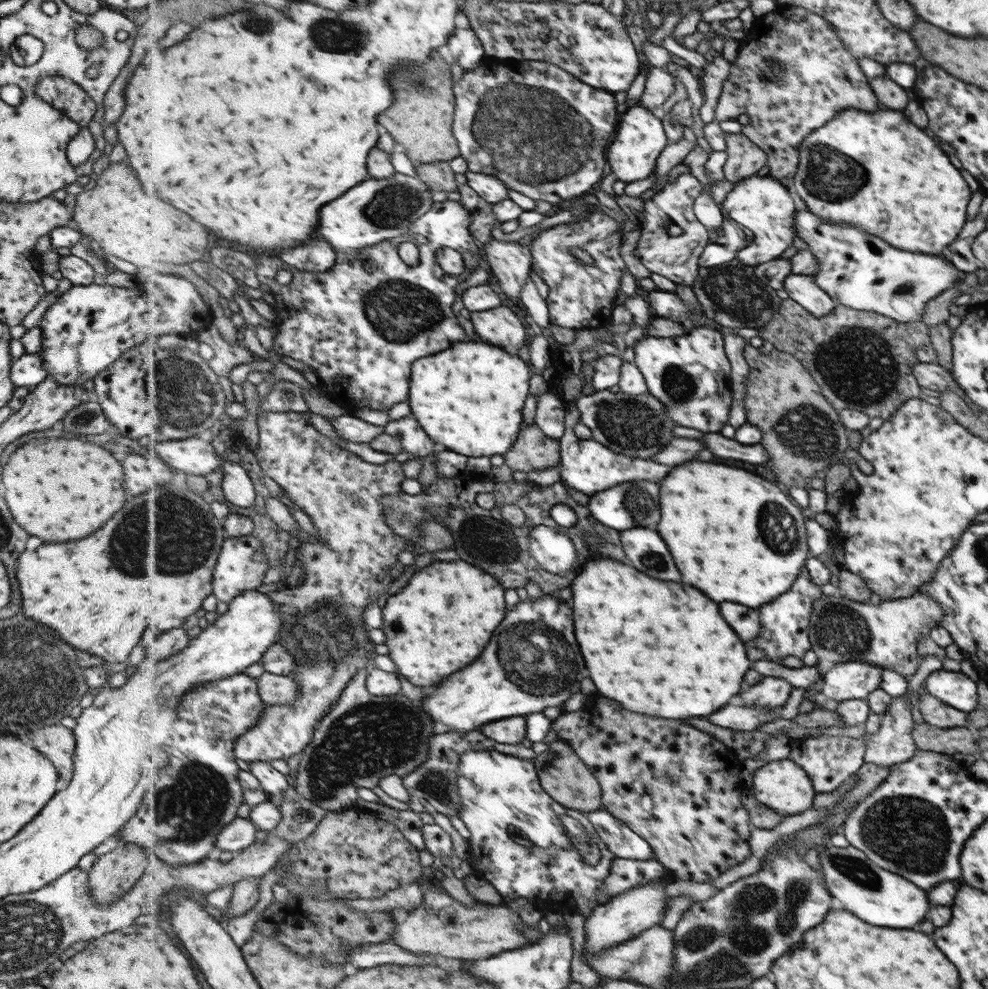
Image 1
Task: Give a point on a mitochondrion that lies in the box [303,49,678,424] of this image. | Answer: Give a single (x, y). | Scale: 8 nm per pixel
(535, 138)

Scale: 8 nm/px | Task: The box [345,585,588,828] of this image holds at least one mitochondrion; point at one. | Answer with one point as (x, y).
(530, 661)

